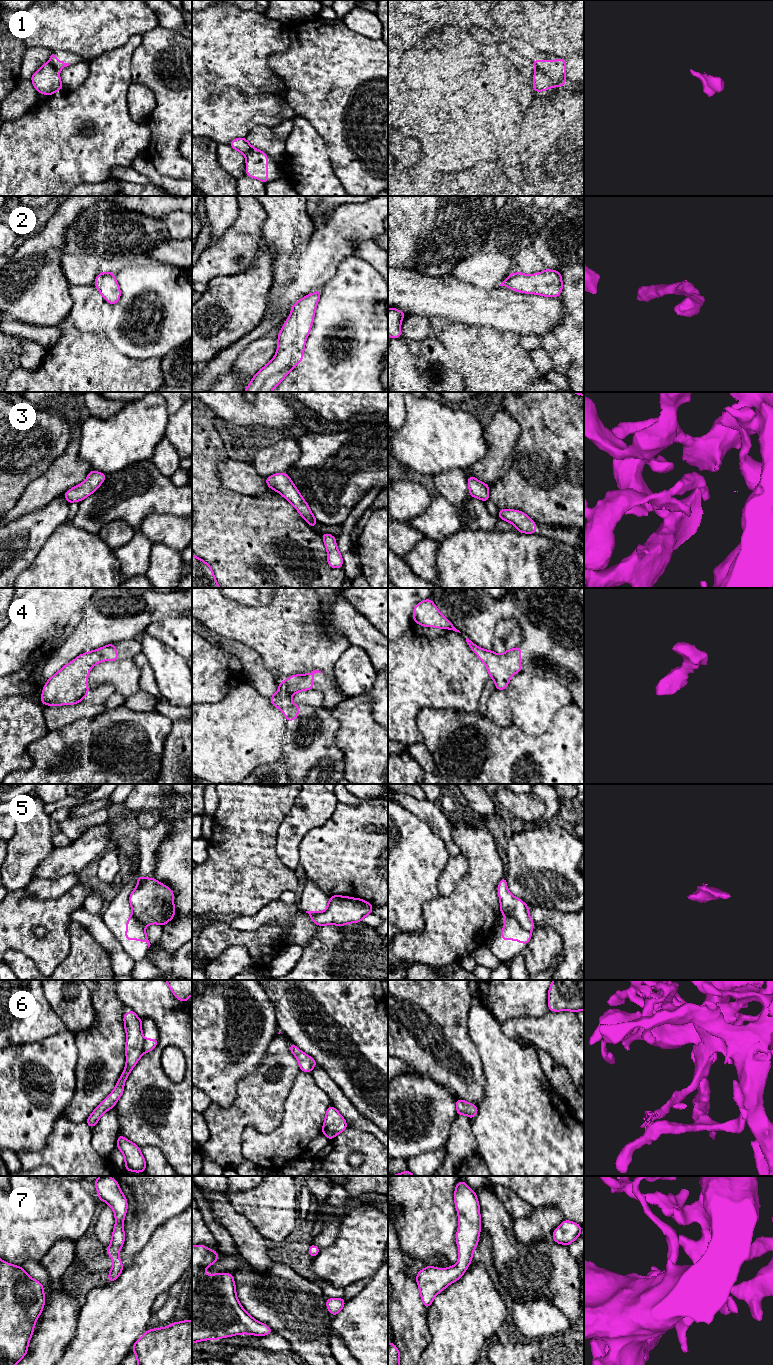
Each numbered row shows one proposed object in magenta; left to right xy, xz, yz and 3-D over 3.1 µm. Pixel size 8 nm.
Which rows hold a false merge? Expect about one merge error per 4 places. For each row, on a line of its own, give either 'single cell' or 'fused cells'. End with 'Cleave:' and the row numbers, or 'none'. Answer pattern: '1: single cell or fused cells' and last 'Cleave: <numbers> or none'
1: fused cells
2: single cell
3: single cell
4: single cell
5: fused cells
6: single cell
7: single cell
Cleave: 1, 5

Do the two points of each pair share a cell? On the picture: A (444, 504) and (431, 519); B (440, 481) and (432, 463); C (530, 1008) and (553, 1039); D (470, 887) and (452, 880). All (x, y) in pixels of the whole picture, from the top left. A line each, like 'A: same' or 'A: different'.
A: same
B: different
C: different
D: different

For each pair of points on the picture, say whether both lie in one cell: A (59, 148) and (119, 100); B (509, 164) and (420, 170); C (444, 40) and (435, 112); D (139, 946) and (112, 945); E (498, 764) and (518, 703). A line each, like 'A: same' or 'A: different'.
A: same
B: different
C: different
D: same
E: different

